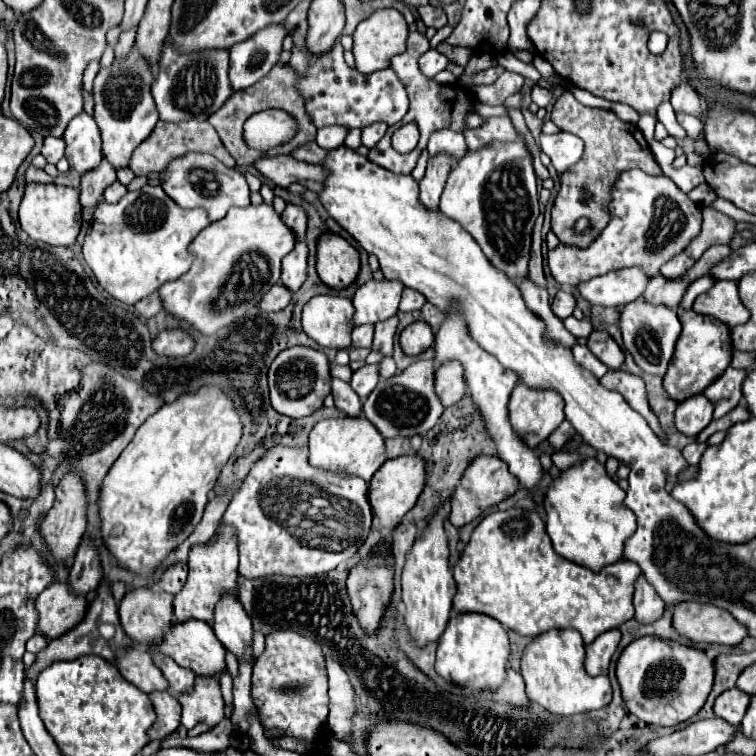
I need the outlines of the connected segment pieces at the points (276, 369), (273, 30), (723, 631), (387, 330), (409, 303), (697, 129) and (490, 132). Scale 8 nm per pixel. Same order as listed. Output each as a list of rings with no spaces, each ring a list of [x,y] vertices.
[[[305,345],[281,351],[269,367],[269,391],[273,409],[287,417],[307,417],[315,413],[323,405],[323,399],[331,393],[331,373],[327,355]]]
[[[267,27],[267,31],[259,31],[259,35],[253,35],[247,39],[247,43],[237,43],[229,53],[231,53],[231,69],[229,69],[229,81],[233,91],[241,91],[257,83],[261,77],[265,77],[273,65],[279,59],[281,53],[281,43],[283,37],[287,35],[285,27]]]
[[[695,601],[675,605],[673,625],[683,637],[697,643],[739,645],[749,635],[747,627],[737,623],[729,611]]]
[[[391,317],[387,321],[375,323],[375,339],[373,339],[373,351],[379,351],[385,357],[393,355],[393,337],[397,329],[397,317]]]
[[[405,287],[401,303],[399,303],[399,309],[401,311],[417,311],[417,309],[421,309],[423,303],[425,303],[425,297],[419,291],[415,291],[411,287]]]
[[[677,113],[677,121],[679,121],[679,125],[687,131],[687,135],[691,137],[691,139],[697,139],[697,135],[701,133],[701,121],[695,117],[695,115],[687,115],[687,113]]]
[[[491,117],[479,129],[469,129],[465,135],[469,151],[485,149],[493,143],[513,143],[517,141],[517,131],[511,125],[509,117]]]

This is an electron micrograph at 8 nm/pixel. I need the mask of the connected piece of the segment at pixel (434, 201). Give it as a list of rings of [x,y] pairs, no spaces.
[[[439,155],[435,159],[429,159],[427,173],[419,183],[419,187],[421,187],[419,201],[429,211],[435,211],[439,207],[439,197],[443,193],[443,187],[447,183],[447,175],[451,171],[449,161],[451,159],[447,159],[447,155]]]

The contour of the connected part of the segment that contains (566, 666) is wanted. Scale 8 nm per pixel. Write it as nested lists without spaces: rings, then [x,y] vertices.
[[[551,631],[551,635],[533,639],[521,659],[521,675],[525,679],[527,697],[545,707],[549,713],[559,715],[575,715],[607,707],[613,697],[609,679],[587,675],[583,659],[585,647],[577,631]]]

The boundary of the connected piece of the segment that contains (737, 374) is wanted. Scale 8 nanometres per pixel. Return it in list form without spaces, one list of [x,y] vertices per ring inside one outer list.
[[[729,367],[711,387],[707,387],[703,395],[707,395],[707,399],[711,399],[711,403],[715,405],[715,413],[713,413],[715,419],[727,415],[733,407],[737,407],[737,403],[743,397],[741,385],[745,377],[747,377],[747,371]]]

